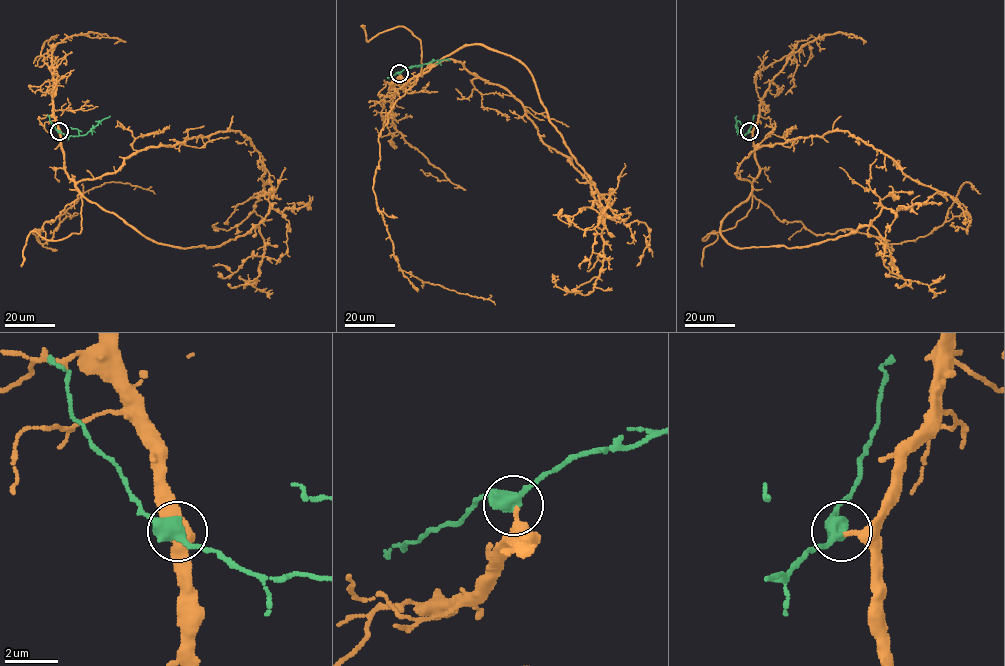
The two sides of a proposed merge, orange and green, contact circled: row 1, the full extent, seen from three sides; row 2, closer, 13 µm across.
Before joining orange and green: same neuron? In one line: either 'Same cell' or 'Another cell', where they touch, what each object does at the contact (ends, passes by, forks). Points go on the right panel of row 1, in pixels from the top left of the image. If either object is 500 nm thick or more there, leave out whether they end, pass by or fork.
Same cell. Place: (749, 131)

